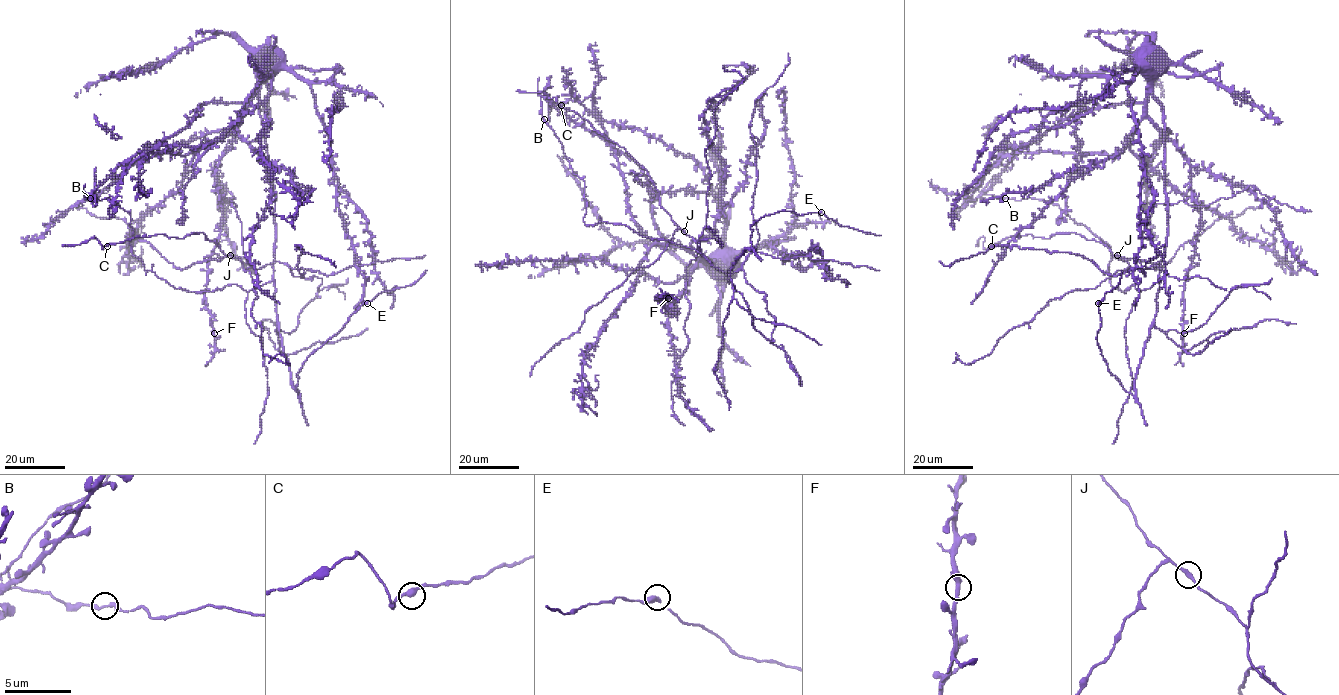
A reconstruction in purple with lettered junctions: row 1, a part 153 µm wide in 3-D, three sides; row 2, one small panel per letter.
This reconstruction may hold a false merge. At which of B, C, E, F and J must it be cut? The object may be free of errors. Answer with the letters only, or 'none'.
none

